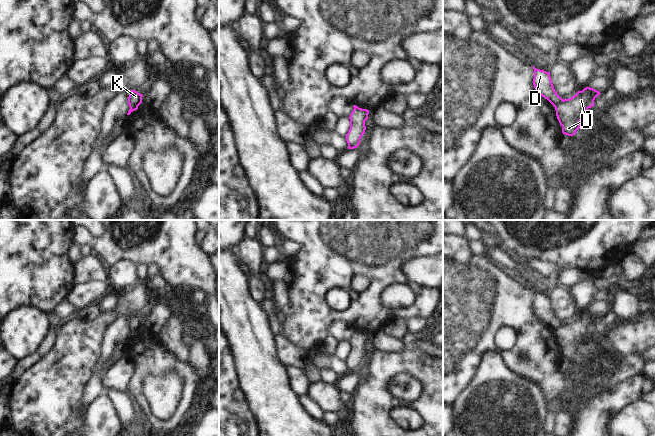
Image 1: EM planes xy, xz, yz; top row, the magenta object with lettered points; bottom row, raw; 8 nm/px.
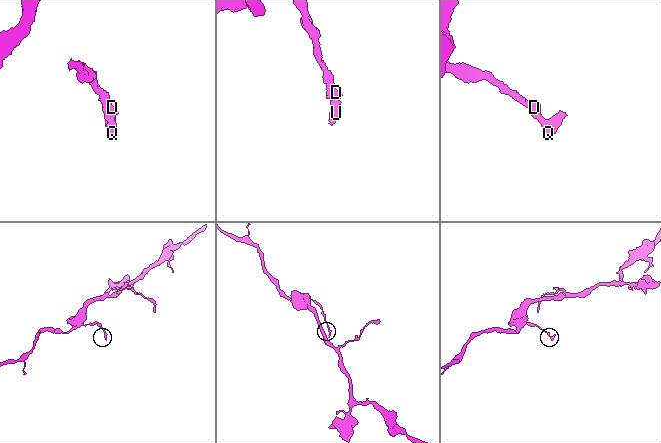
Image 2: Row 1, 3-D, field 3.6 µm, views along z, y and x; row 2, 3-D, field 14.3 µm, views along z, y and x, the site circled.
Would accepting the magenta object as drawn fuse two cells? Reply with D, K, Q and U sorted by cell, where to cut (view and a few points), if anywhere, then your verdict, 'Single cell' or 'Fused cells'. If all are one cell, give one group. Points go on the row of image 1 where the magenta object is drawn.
Groups: D K / Q U. Split along yz (562, 99), (555, 107). Fused cells

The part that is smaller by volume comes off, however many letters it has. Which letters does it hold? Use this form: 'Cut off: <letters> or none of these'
Cut off: Q, U

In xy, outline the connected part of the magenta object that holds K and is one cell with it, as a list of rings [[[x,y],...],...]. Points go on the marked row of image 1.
[[[131,90],[129,92],[129,97],[128,97],[128,104],[130,108],[134,108],[139,106],[142,103],[142,94],[138,93],[135,90]]]

